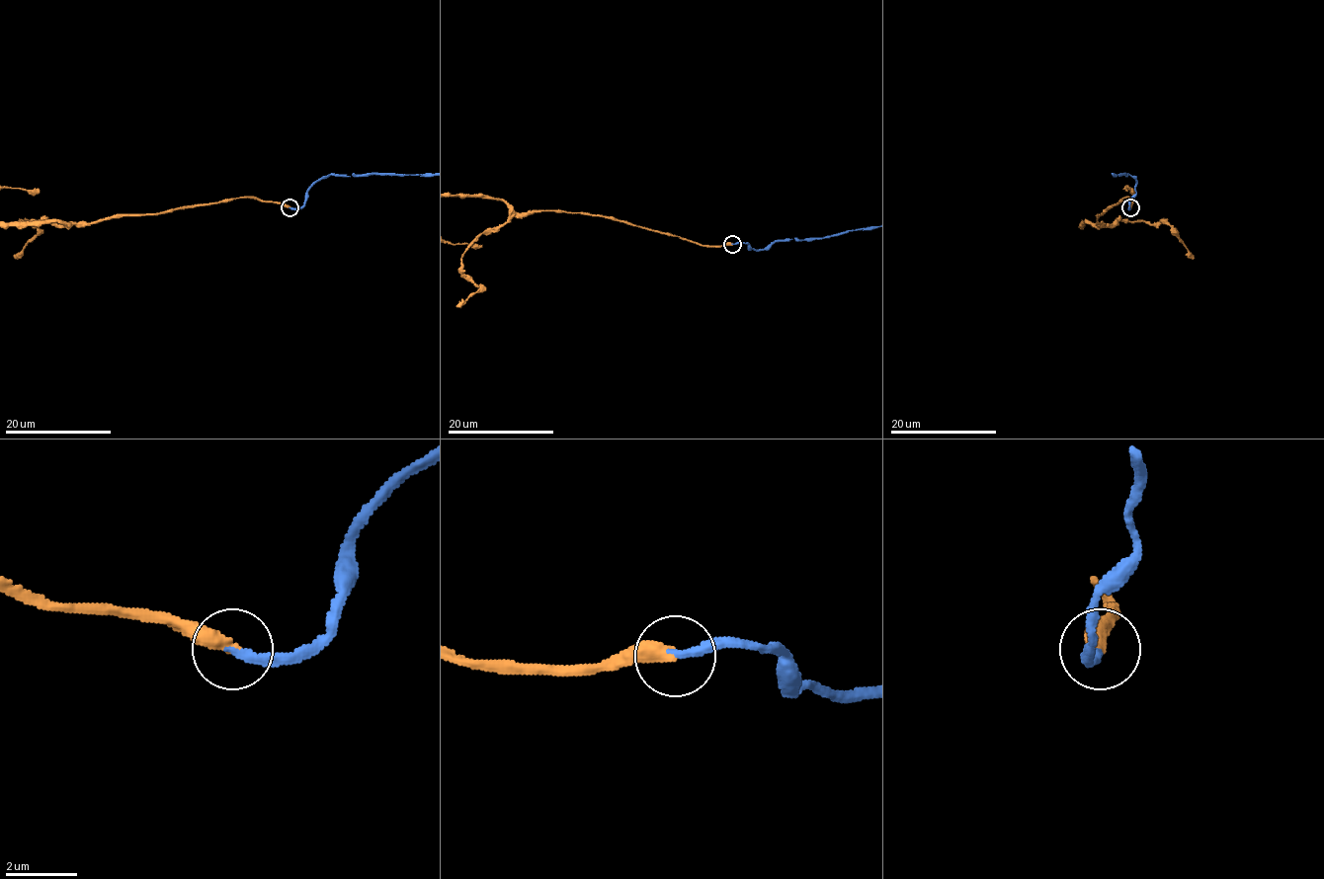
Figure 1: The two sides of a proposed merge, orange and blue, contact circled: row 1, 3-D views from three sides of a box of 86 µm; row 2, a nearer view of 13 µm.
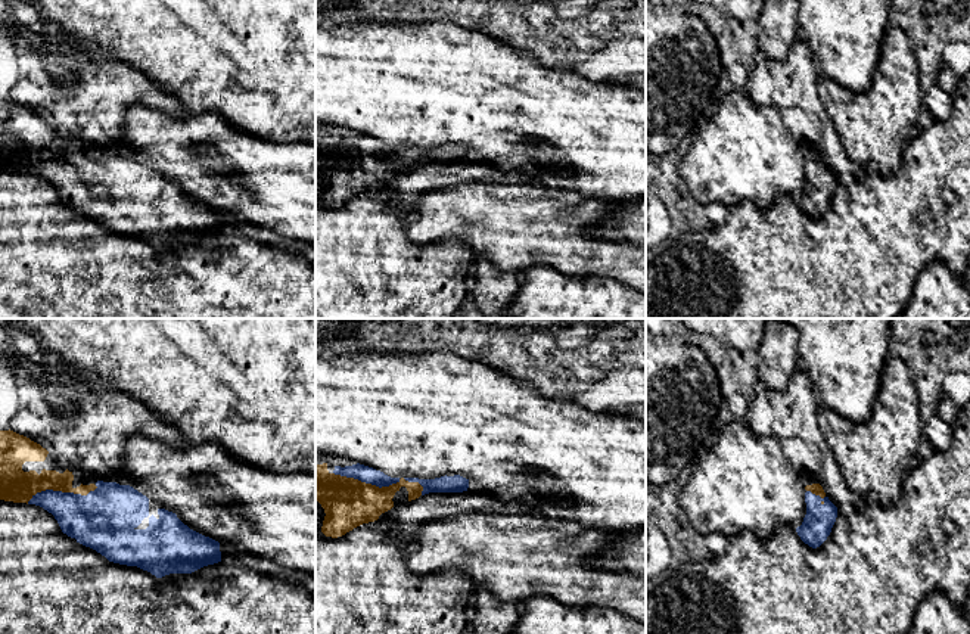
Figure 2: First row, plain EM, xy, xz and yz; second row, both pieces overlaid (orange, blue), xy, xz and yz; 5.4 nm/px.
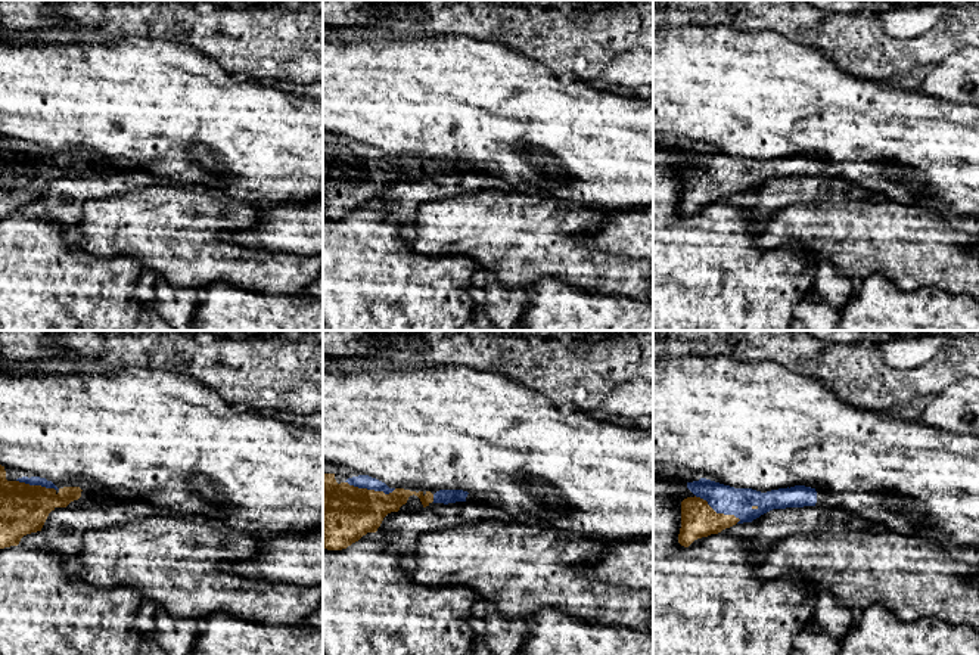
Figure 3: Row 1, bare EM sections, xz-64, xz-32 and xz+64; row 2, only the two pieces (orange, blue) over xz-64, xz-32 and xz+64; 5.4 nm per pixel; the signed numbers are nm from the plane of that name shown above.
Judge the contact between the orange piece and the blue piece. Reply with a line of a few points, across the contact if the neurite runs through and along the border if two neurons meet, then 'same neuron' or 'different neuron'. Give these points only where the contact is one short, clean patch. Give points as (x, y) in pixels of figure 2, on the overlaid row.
same neuron

